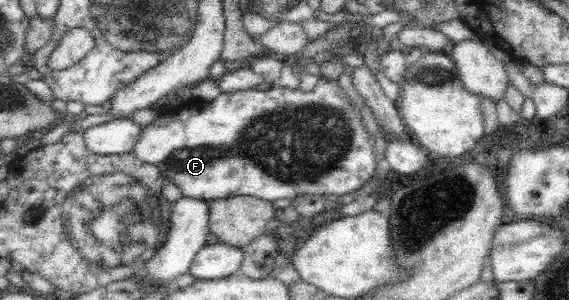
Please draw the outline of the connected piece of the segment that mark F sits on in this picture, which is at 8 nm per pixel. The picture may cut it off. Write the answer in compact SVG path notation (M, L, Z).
M321 77L313 91L307 91L307 93L303 93L299 88L292 90L278 85L275 85L268 91L257 91L257 89L252 88L244 91L233 91L233 93L222 92L216 99L205 103L199 109L185 107L181 108L180 112L173 113L173 115L167 115L167 117L159 116L150 125L142 127L141 135L139 135L140 139L133 147L133 153L139 161L159 168L164 177L167 177L181 189L183 197L203 198L207 202L236 195L249 195L269 202L285 198L292 200L297 195L303 193L342 196L361 189L376 173L375 168L378 164L375 151L373 151L374 145L372 145L372 139L370 139L369 132L367 131L365 125L362 123L362 116L358 113L357 107L352 104L345 91L341 89L338 81Z

